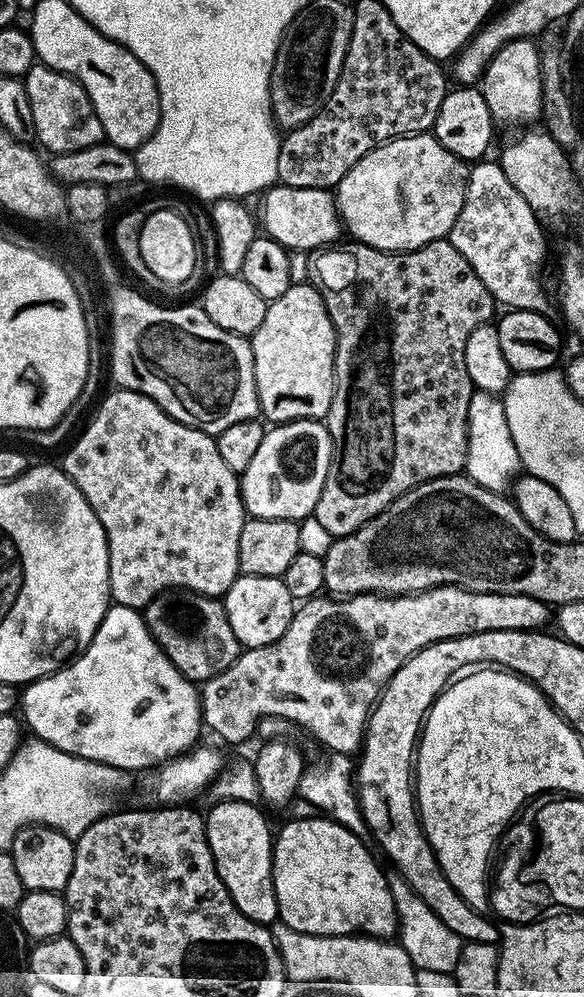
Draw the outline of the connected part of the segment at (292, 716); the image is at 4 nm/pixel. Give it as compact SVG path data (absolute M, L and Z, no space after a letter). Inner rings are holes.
M443 584L437 588L427 588L424 592L414 592L406 596L389 596L374 592L363 592L360 596L345 596L343 598L329 598L321 594L313 599L305 600L292 613L290 626L286 626L286 634L278 638L278 642L270 642L266 646L258 646L241 651L239 658L222 674L214 674L214 678L203 681L200 693L200 719L203 727L208 728L216 736L221 736L228 744L240 744L257 735L257 724L267 715L279 716L281 720L293 725L301 724L320 744L325 744L328 752L341 752L347 756L359 753L364 742L364 729L368 726L368 717L371 716L376 701L381 692L390 682L393 674L404 665L418 650L430 646L439 640L449 640L459 636L473 636L479 632L534 632L545 627L544 623L550 620L549 605L538 598L530 598L522 594L494 594L493 592L472 592L468 588L459 588L453 584Z

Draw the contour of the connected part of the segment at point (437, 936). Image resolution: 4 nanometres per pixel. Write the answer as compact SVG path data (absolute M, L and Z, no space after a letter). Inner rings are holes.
M389 869L385 876L394 898L396 916L398 921L398 940L402 948L406 950L417 971L430 972L429 975L449 975L455 971L458 962L458 954L461 953L464 942L460 936L452 930L416 894L412 887L405 882L400 872Z

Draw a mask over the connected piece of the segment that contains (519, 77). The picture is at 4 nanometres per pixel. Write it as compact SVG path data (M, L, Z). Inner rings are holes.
M532 38L522 40L508 40L498 54L494 54L491 62L484 67L484 74L479 81L480 92L486 98L486 106L490 106L490 114L497 125L500 124L524 124L520 126L532 126L541 119L542 110L542 78L540 77L540 48L537 41Z

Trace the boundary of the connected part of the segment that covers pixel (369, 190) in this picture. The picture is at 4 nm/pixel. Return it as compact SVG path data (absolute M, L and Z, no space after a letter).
M413 134L410 136L395 136L392 140L386 141L385 144L378 144L375 148L371 148L336 185L334 189L335 202L336 207L339 209L343 227L346 229L347 234L349 232L352 235L349 237L355 243L365 244L383 252L409 252L415 248L426 246L435 240L443 240L447 237L448 231L454 226L454 222L464 205L466 186L468 185L468 170L469 165L465 161L459 160L454 154L450 154L450 150L446 150L446 146L442 146L442 142L438 142L435 135Z

